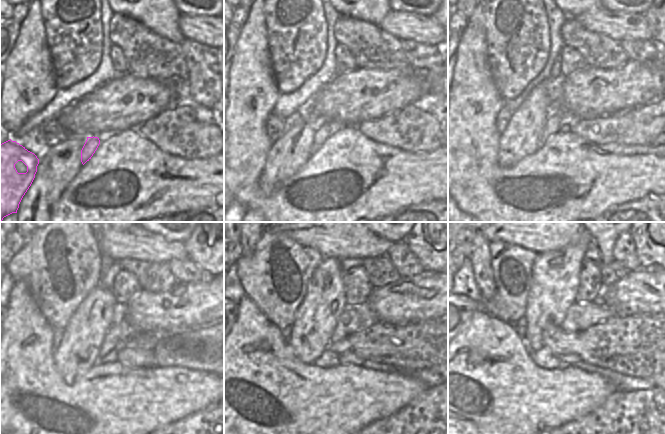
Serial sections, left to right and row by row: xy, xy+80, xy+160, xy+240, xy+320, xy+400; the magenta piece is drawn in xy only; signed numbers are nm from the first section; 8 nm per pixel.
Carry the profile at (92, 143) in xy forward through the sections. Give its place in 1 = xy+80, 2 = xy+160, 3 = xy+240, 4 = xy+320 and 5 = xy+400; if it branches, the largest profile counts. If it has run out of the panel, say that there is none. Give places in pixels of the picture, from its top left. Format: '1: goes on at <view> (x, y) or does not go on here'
1: goes on at xy+80 (323, 132)
2: goes on at xy+160 (553, 124)
3: goes on at xy+240 (119, 332)
4: goes on at xy+320 (355, 317)
5: goes on at xy+400 (580, 316)

